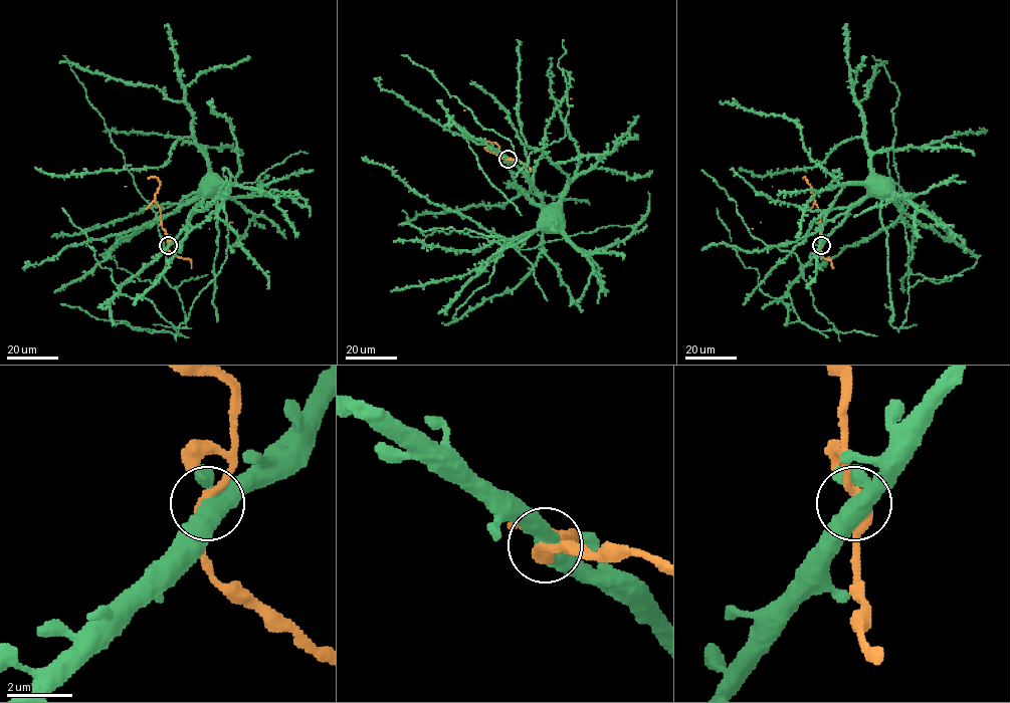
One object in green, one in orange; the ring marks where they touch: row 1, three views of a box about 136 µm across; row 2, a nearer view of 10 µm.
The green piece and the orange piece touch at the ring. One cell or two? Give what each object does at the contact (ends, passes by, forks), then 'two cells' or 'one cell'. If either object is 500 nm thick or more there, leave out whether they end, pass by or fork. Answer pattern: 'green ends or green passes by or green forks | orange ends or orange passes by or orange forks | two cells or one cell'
green forks | orange passes by | two cells

